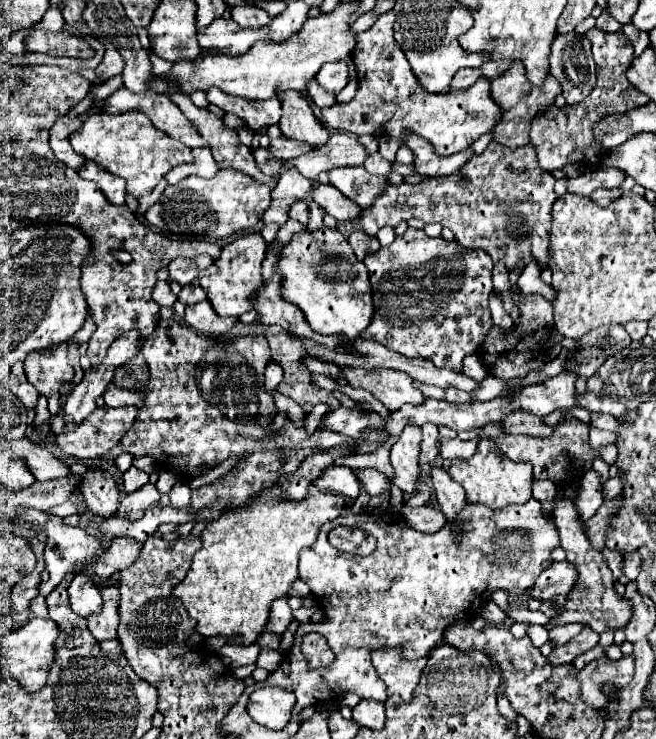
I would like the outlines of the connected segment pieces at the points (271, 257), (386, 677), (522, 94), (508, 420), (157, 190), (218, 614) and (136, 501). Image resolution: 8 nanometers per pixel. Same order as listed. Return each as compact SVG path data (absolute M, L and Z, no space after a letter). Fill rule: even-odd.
M269 245L267 257L263 261L263 273L261 273L265 287L259 289L253 299L255 309L259 311L257 321L261 321L263 325L281 325L287 333L319 341L319 343L327 345L329 349L347 345L349 341L345 337L339 337L339 335L323 337L323 335L313 333L313 329L309 329L309 323L305 321L305 315L301 313L301 309L297 309L297 305L289 305L289 301L281 301L281 277L277 277L277 257L279 255L281 255L279 249Z
M387 649L385 653L373 653L371 659L377 675L385 681L389 695L401 695L405 701L411 701L427 657L405 659L401 657L401 649Z
M515 61L509 71L505 71L501 77L497 77L497 79L491 81L491 95L493 95L493 99L503 109L501 125L495 129L495 133L497 133L495 139L499 139L501 143L511 145L511 147L529 143L529 125L531 125L531 119L535 117L537 111L541 111L541 107L551 105L559 93L561 93L561 85L551 75L547 75L545 81L543 81L543 85L539 85L539 87L529 85L529 79L525 77L525 65L521 65L521 61ZM499 131L503 135L499 135Z
M525 409L507 413L501 419L501 427L509 435L523 433L523 435L531 435L531 437L549 437L555 431L555 425L547 425L541 417L525 411Z
M163 179L163 181L160 181L149 195L139 198L139 207L135 214L138 216L144 215L149 207L159 201L163 191L165 190L165 187L167 187L167 181Z
M313 485L309 487L309 495L297 503L279 499L275 497L273 491L265 491L263 495L251 499L249 505L243 505L241 509L235 509L211 521L201 533L203 547L201 551L195 553L187 577L173 589L173 595L181 599L183 605L187 607L189 617L197 619L197 631L203 637L223 635L233 643L245 643L245 645L255 643L257 637L267 627L269 609L273 601L287 597L291 585L299 579L297 573L299 551L303 547L313 545L321 525L331 519L337 519L345 509L345 505L347 503L341 495L325 493Z
M147 483L145 487L141 487L139 491L135 493L127 493L123 499L121 499L121 507L117 511L117 517L121 519L127 519L127 521L139 521L143 515L145 515L145 509L151 507L153 503L159 501L159 491L155 485Z

